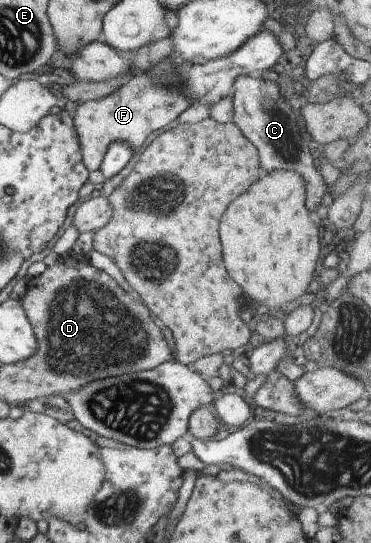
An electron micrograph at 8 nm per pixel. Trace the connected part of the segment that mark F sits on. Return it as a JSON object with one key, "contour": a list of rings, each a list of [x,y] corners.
{"contour":[[[131,76],[116,91],[107,96],[69,107],[72,122],[78,137],[82,164],[87,171],[95,171],[100,166],[106,147],[115,140],[123,140],[132,151],[137,149],[145,137],[157,129],[163,129],[191,105],[183,94],[169,88],[166,78]]]}

